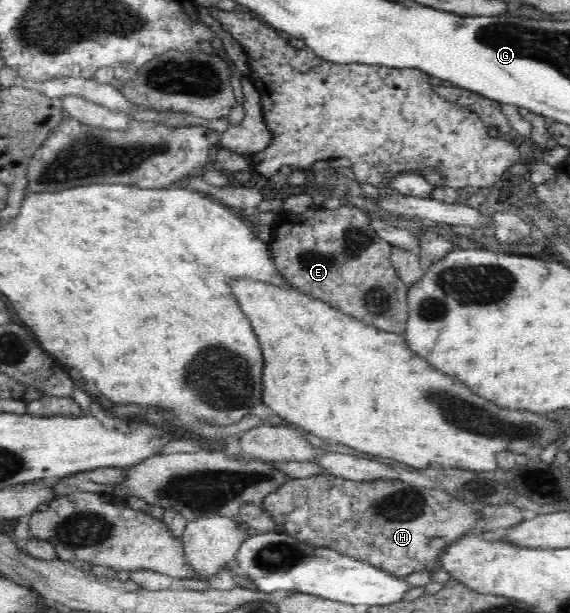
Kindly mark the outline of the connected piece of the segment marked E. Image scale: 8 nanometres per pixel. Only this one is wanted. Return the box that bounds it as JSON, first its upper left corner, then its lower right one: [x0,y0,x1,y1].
[268,204,410,334]

